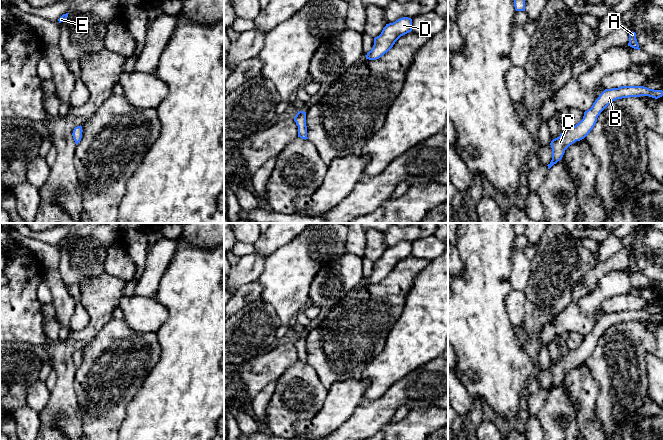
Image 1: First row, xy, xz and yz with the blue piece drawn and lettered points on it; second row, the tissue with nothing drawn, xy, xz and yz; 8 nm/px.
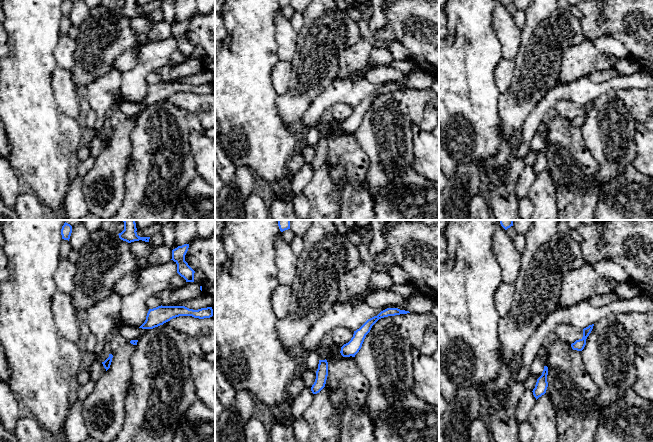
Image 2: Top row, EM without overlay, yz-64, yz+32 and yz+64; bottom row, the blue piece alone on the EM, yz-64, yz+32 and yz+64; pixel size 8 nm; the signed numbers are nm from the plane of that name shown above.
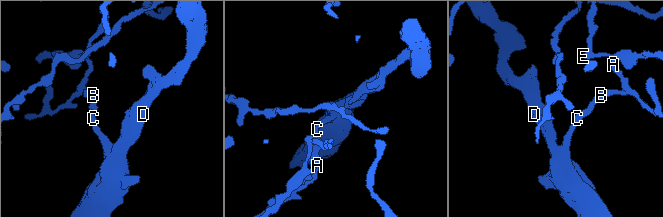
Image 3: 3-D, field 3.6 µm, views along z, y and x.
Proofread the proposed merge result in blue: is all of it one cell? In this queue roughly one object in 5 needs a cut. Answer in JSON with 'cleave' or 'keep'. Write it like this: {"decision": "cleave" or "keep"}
{"decision": "keep"}

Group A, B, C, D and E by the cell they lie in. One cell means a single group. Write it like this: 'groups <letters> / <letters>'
groups A B C D E

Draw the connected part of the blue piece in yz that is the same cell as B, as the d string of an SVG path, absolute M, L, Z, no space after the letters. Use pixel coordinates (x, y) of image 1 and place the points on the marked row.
M621 86L605 89L595 100L592 107L584 112L583 119L578 124L565 126L560 136L551 141L552 160L547 165L548 169L562 159L565 150L570 145L584 139L590 133L597 122L598 116L610 103L617 99L640 96L658 99L663 96L663 91L649 89L644 86Z

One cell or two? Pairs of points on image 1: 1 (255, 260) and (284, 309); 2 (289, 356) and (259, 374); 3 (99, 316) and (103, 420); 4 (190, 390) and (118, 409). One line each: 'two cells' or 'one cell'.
1: two cells
2: one cell
3: two cells
4: two cells

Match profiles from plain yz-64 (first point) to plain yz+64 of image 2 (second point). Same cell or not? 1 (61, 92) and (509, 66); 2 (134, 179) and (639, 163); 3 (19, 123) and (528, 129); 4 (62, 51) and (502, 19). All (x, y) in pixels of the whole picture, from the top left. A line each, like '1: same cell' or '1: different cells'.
1: same cell
2: different cells
3: different cells
4: same cell

